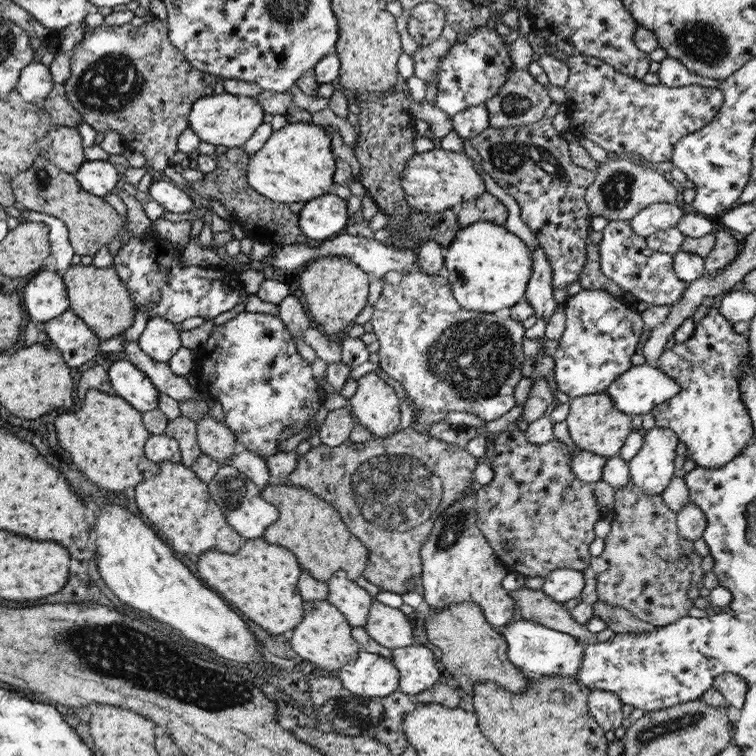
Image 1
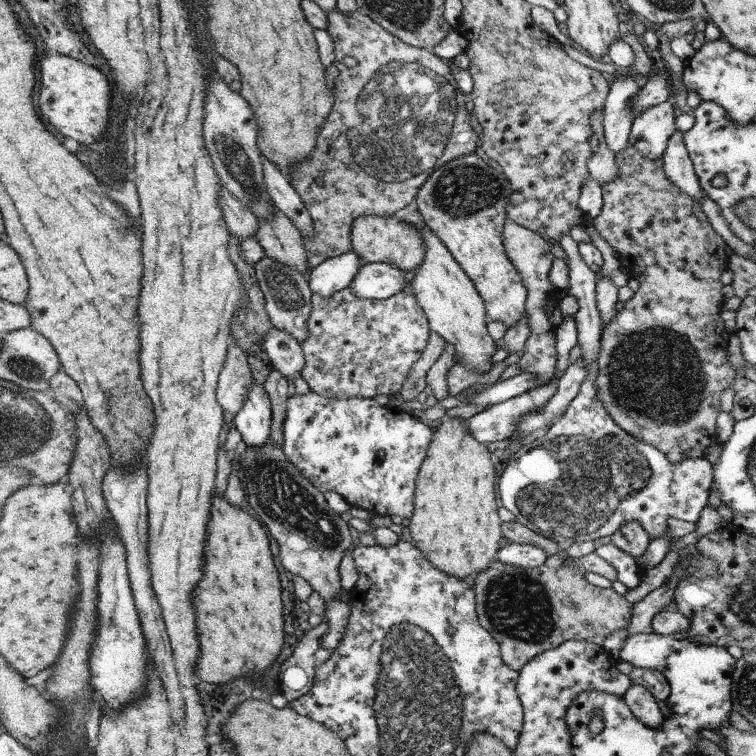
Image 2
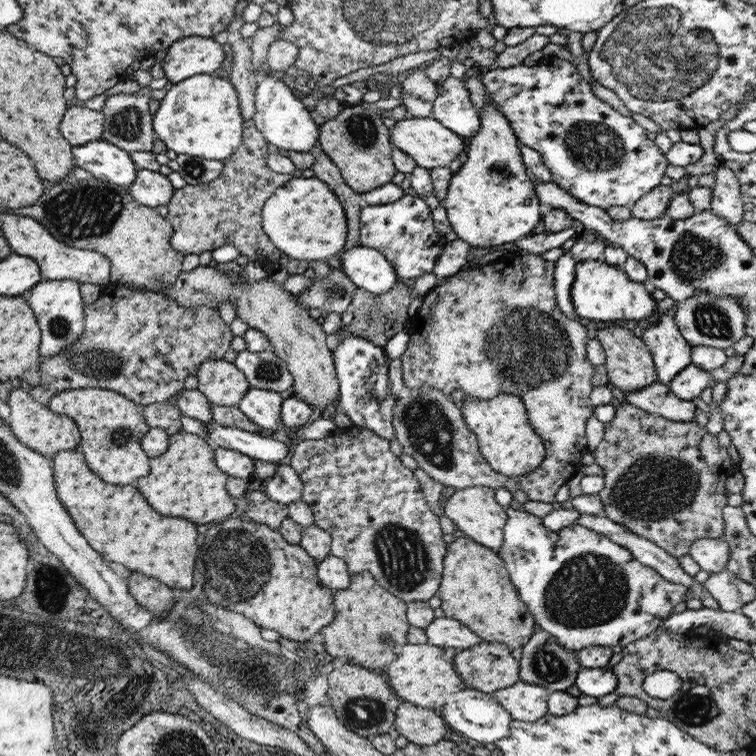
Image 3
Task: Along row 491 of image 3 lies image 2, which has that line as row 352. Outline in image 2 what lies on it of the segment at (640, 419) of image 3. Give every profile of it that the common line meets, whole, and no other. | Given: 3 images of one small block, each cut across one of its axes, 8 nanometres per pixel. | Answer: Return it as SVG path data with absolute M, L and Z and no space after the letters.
M628 143L621 152L614 154L615 164L619 168L619 174L615 180L601 184L602 207L599 214L592 218L594 231L599 234L600 238L605 240L609 246L614 247L615 251L627 254L631 263L628 273L631 277L639 282L637 291L633 296L623 303L623 306L617 310L617 314L609 320L609 324L602 330L601 340L599 340L599 356L597 358L597 376L593 380L595 390L597 390L597 400L601 402L603 410L613 422L635 440L648 444L656 448L665 456L669 464L689 460L691 458L703 457L703 450L716 442L715 421L721 414L721 391L727 386L731 386L735 379L735 372L731 364L727 362L726 345L728 344L728 335L723 320L721 320L720 311L725 298L721 295L723 284L719 280L721 272L726 268L728 256L731 250L725 244L725 241L711 228L706 216L700 209L700 203L689 198L685 192L681 192L663 172L663 162L661 159L650 160L635 150L635 146Z

